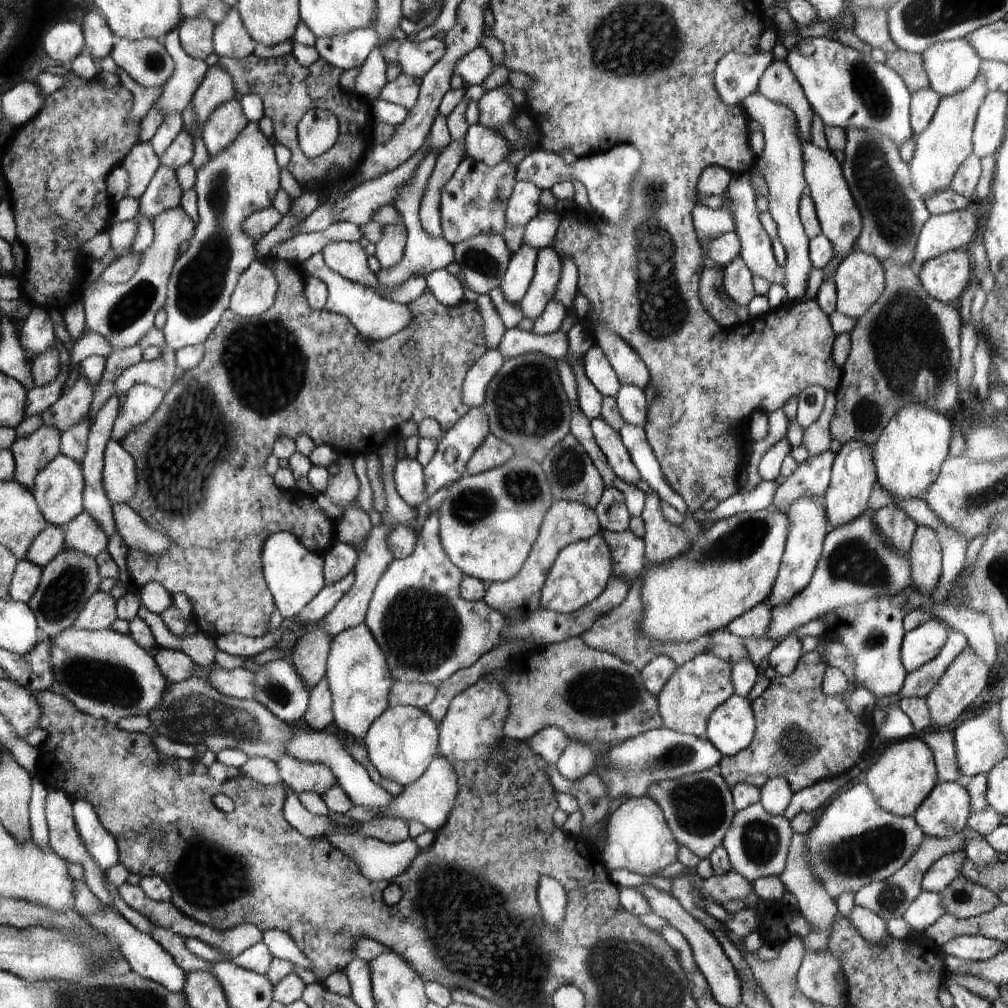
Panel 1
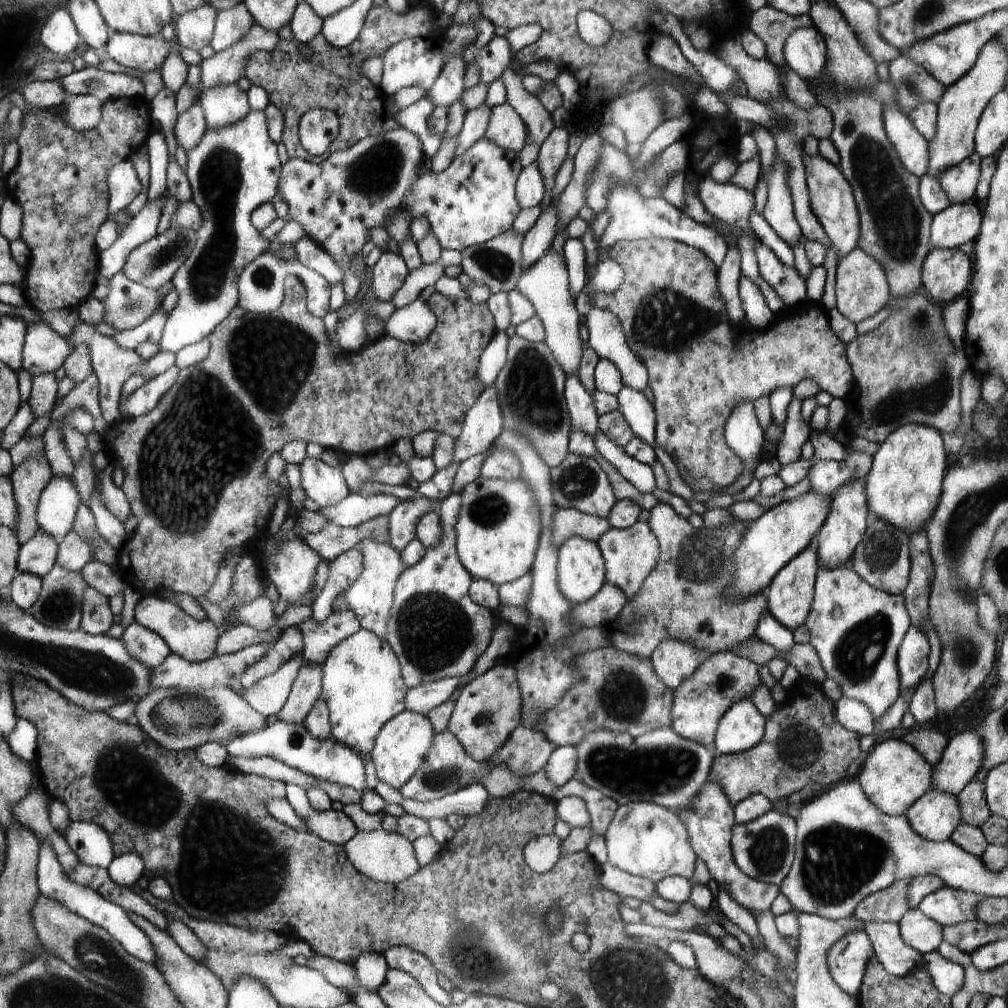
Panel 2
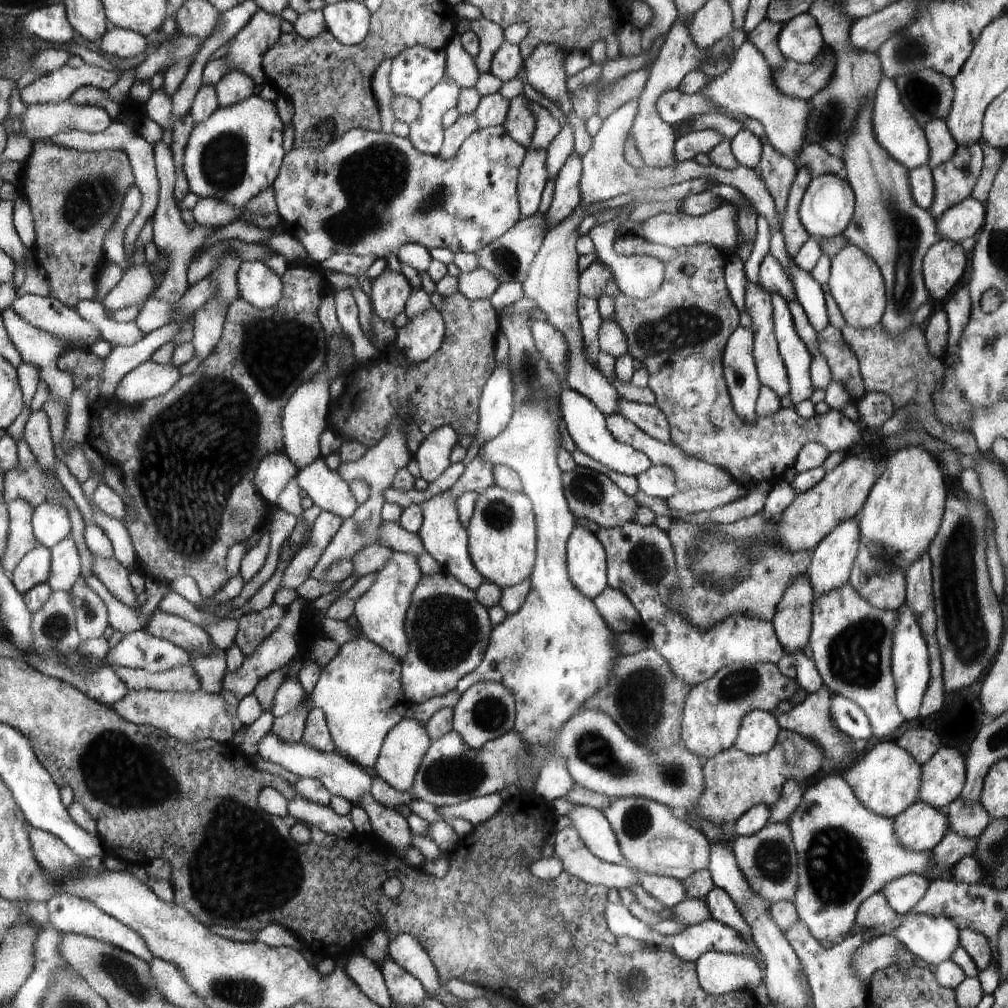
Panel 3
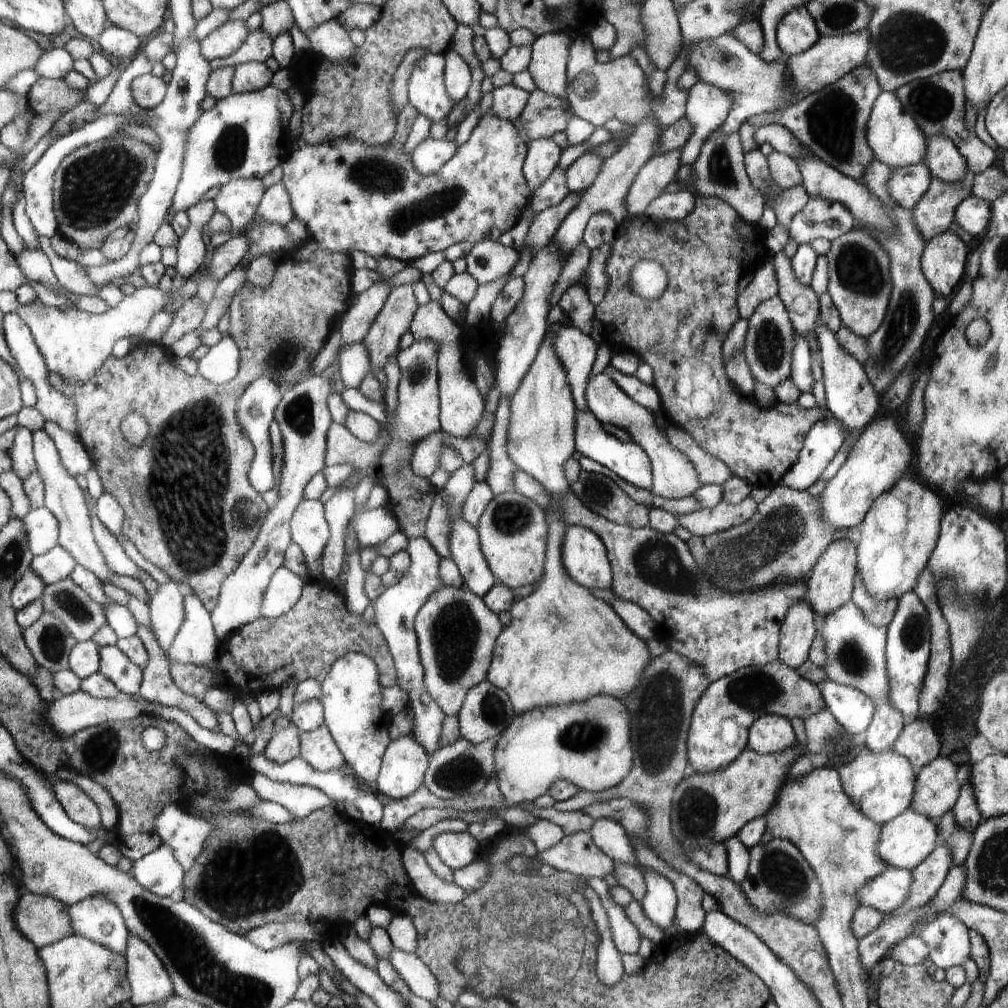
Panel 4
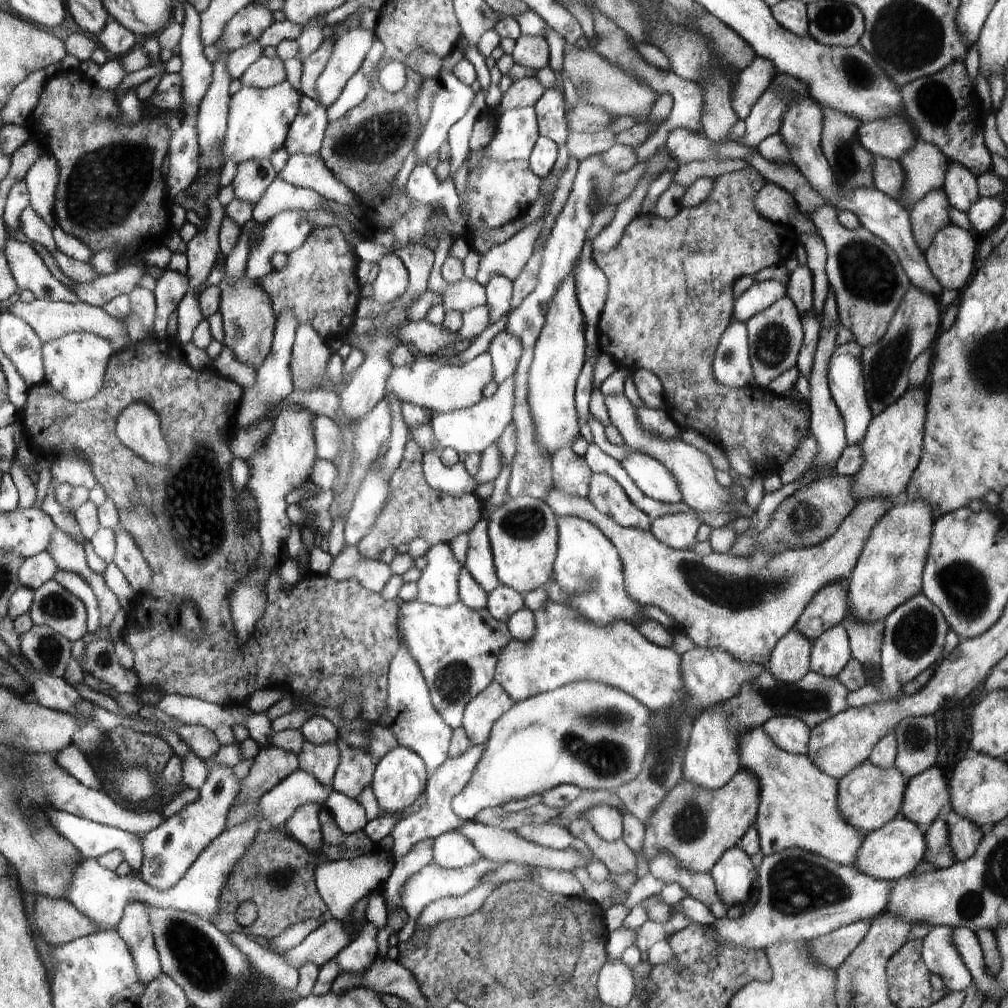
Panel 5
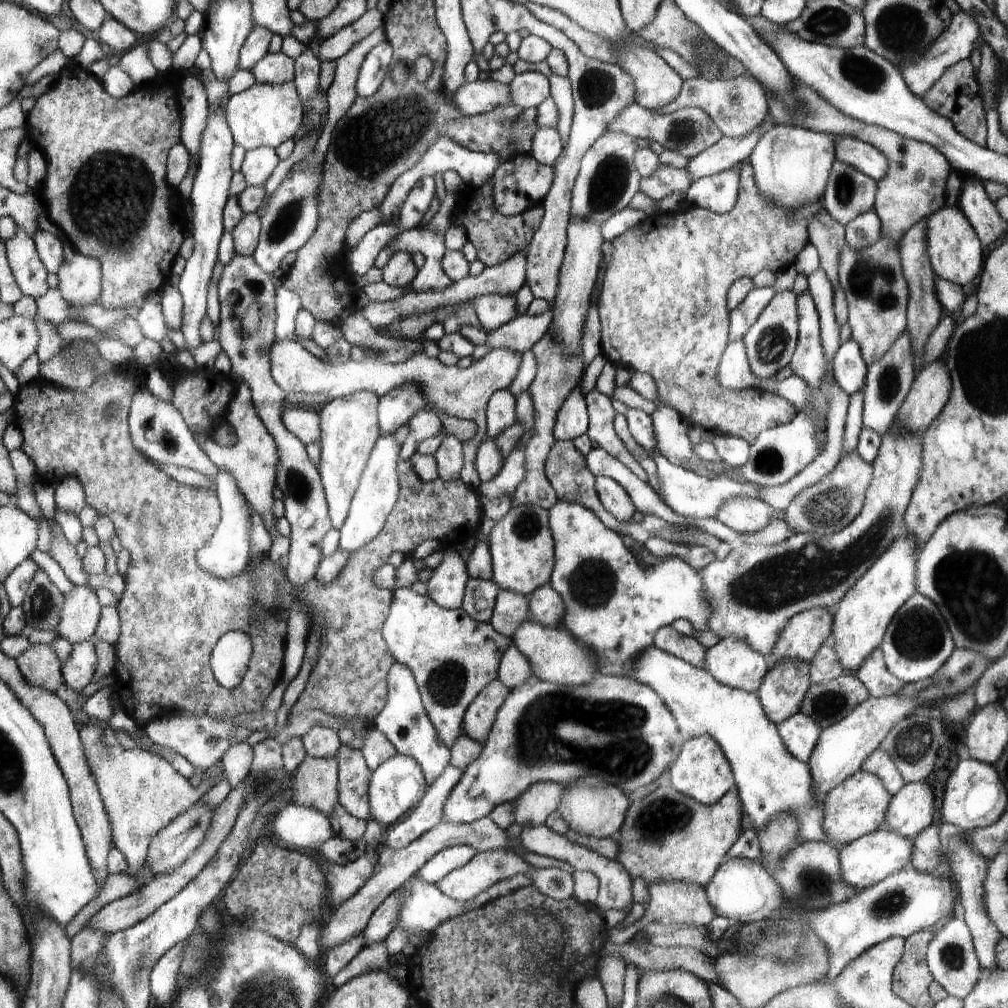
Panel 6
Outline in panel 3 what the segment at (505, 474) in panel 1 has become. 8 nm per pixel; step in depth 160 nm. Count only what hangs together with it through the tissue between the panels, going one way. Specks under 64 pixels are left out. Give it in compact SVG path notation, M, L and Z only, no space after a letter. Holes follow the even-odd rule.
M497 484L479 493L474 512L467 526L469 551L474 566L481 572L484 580L497 584L500 588L520 585L533 574L537 560L537 519L532 499L524 492L503 489Z

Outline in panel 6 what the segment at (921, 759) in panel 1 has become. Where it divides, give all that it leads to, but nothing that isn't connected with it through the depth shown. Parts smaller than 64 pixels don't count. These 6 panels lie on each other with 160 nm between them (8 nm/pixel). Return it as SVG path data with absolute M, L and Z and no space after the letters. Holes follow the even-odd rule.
M860 770L849 776L842 784L836 785L823 797L824 830L831 844L837 846L852 844L858 837L873 833L885 823L892 798L882 783L876 775Z

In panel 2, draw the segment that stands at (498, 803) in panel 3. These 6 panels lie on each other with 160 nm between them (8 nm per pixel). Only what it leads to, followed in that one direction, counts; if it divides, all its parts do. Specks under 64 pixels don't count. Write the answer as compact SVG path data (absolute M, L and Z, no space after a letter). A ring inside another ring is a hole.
M472 784L437 800L421 802L404 798L400 806L405 813L426 821L435 818L446 821L452 814L466 819L468 816L482 814L490 796L482 784Z

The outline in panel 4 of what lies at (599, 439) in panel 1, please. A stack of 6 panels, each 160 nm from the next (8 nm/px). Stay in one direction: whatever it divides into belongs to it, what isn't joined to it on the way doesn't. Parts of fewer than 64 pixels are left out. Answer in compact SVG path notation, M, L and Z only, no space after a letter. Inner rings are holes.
M600 373L589 378L586 387L587 405L601 424L612 423L623 428L631 436L631 440L644 449L651 460L653 485L651 492L656 497L681 499L694 495L701 488L698 471L694 464L681 450L670 444L666 427L660 428L655 421L654 413L637 402L634 402L608 373Z

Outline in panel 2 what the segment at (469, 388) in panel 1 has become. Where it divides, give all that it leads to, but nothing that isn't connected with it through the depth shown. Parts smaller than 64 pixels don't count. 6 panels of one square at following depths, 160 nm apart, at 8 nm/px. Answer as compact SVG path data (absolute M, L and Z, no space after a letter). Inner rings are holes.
M499 331L497 337L486 346L481 355L480 365L478 366L478 380L482 382L484 388L495 385L498 374L507 362L507 345L509 338L504 331Z

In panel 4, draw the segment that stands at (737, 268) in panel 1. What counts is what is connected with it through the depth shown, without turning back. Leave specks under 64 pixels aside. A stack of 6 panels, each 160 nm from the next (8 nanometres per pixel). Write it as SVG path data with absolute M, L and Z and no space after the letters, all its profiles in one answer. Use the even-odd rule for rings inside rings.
M779 295L762 301L747 320L748 332L745 336L744 350L746 362L756 381L774 388L791 378L793 358L791 357L795 342L795 328L789 318L785 303Z

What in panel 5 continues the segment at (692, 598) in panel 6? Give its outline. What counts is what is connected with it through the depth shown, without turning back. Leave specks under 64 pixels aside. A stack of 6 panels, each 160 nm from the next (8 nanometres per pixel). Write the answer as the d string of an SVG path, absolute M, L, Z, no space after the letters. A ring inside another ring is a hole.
M564 515L559 520L559 533L559 549L552 580L558 590L562 589L570 597L576 598L574 605L586 616L587 621L600 626L626 621L638 628L638 625L648 620L642 611L644 605L636 604L627 591L619 550L596 523L579 516Z

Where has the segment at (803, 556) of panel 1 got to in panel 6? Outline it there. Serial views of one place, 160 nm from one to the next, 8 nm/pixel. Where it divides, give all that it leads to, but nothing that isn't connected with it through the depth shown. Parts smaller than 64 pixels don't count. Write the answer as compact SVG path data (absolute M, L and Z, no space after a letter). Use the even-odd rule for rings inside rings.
M789 659L765 674L756 693L770 722L778 726L802 710L811 685L809 670L808 663Z

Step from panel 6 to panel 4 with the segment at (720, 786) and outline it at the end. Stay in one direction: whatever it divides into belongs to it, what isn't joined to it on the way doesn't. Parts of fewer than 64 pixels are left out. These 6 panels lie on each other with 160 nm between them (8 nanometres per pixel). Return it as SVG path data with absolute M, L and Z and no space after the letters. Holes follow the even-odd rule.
M782 661L761 667L750 665L736 673L712 681L695 707L687 738L689 771L716 773L728 769L748 748L749 730L762 715L778 715L806 720L826 709L826 700L816 683L804 679Z

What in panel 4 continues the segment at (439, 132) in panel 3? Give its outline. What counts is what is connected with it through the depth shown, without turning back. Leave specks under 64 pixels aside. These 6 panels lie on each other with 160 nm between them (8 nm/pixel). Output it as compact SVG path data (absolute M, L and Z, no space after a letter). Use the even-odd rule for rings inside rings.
M452 48L444 52L446 62L445 82L455 105L463 99L470 88L473 74L468 63ZM425 139L411 156L412 164L418 173L428 176L437 172L456 154L457 144L446 141Z

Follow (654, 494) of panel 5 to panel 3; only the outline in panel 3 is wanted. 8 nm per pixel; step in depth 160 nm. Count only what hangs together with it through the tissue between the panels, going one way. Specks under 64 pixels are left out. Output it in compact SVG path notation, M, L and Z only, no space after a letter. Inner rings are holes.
M566 386L561 387L559 398L563 414L563 428L570 447L579 449L590 458L601 462L606 468L623 475L637 477L653 465L642 451L618 442L610 434L605 415L586 396Z

